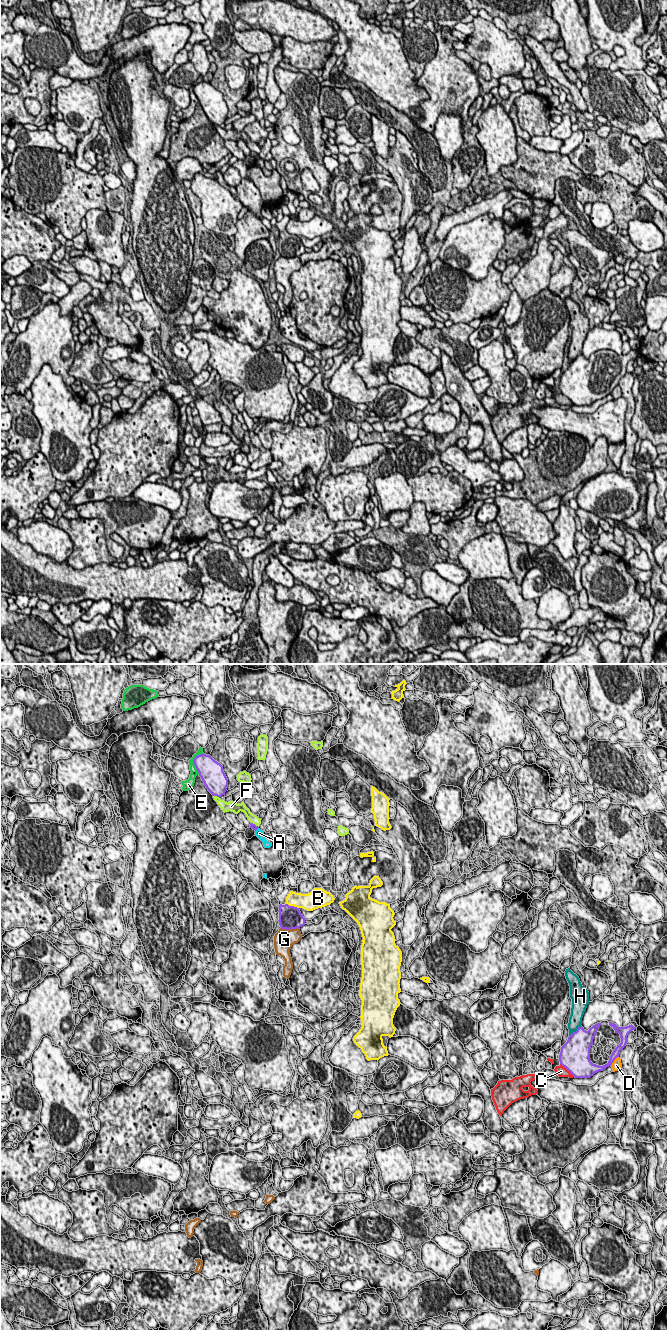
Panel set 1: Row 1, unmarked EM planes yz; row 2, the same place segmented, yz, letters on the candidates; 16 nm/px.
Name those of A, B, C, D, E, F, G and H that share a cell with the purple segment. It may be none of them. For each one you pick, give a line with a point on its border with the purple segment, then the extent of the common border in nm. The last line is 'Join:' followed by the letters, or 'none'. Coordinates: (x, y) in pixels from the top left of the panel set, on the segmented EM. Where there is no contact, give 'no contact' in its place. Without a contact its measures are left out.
Join: none

